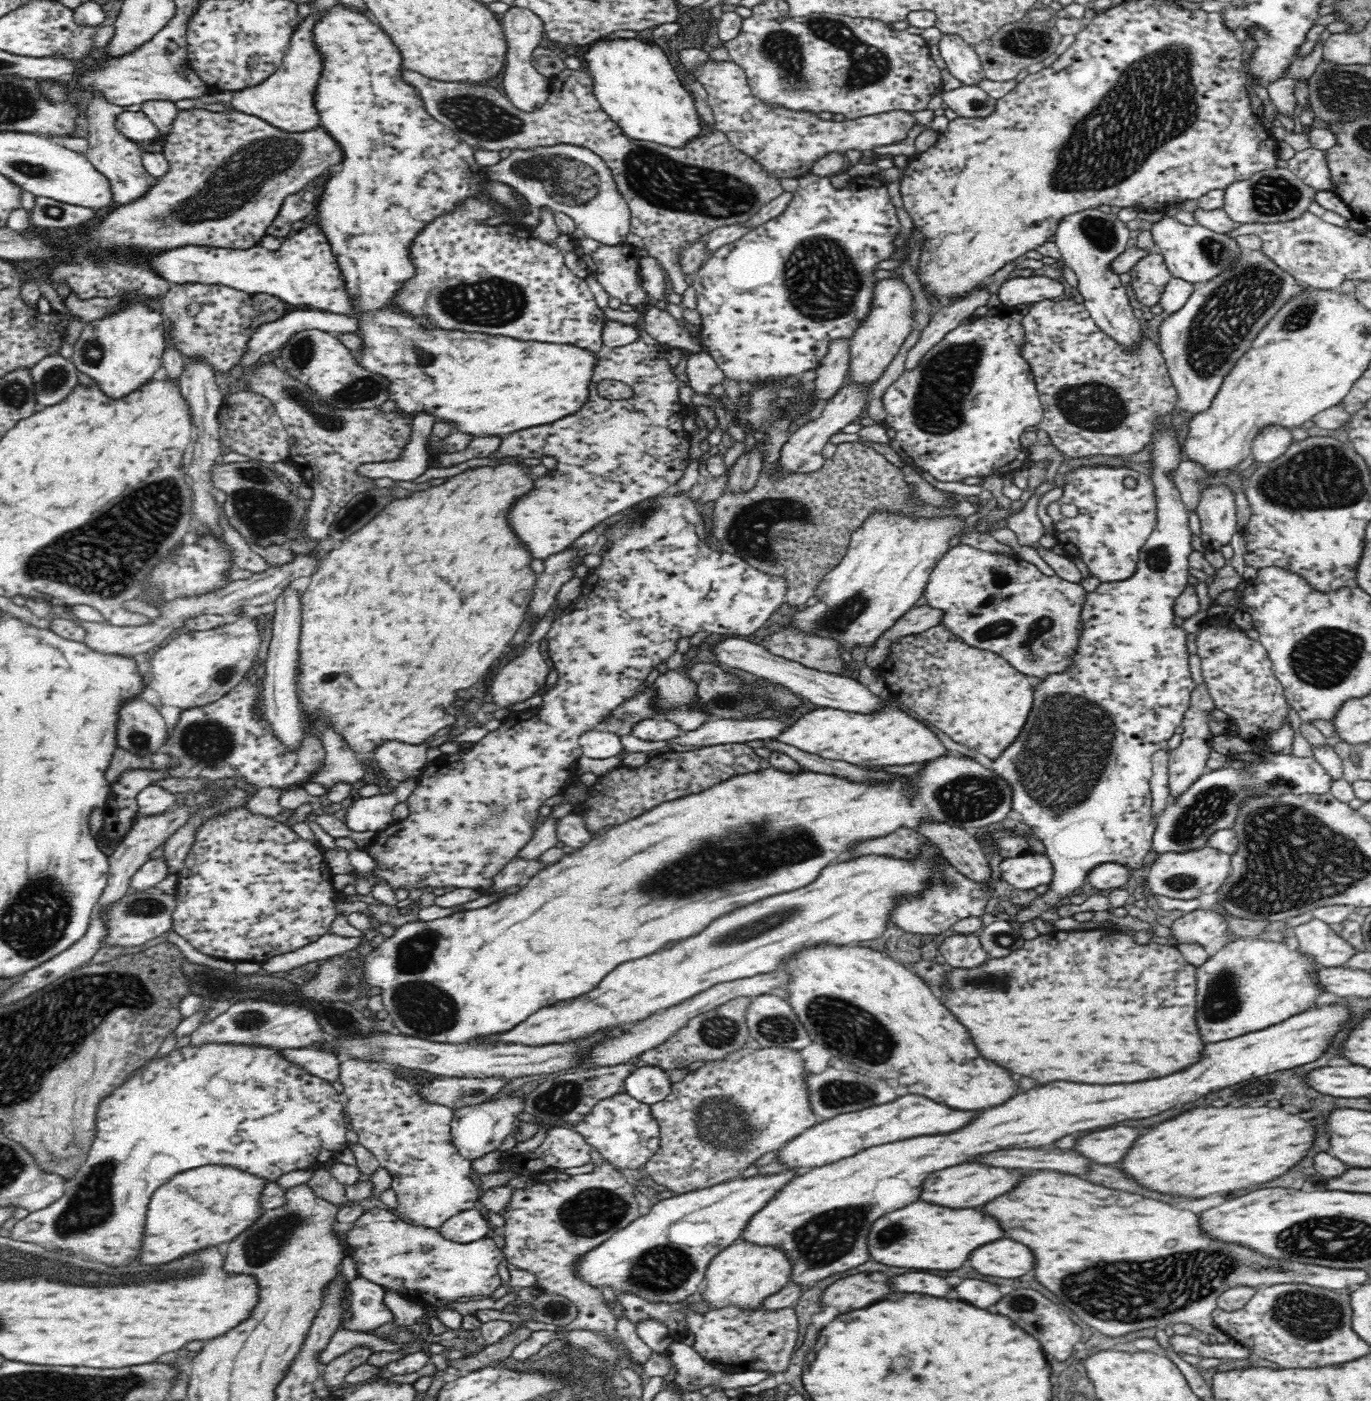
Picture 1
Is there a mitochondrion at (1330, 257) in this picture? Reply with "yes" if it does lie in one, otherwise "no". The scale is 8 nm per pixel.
no

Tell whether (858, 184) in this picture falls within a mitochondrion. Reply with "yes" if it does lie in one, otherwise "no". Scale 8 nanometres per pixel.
no

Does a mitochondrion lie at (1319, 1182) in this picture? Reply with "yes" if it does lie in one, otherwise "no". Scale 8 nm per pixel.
no

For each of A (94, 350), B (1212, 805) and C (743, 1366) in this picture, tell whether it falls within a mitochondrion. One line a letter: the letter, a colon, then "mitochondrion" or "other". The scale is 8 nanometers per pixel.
A: mitochondrion
B: mitochondrion
C: other

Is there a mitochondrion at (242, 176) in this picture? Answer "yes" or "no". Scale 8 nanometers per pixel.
yes

